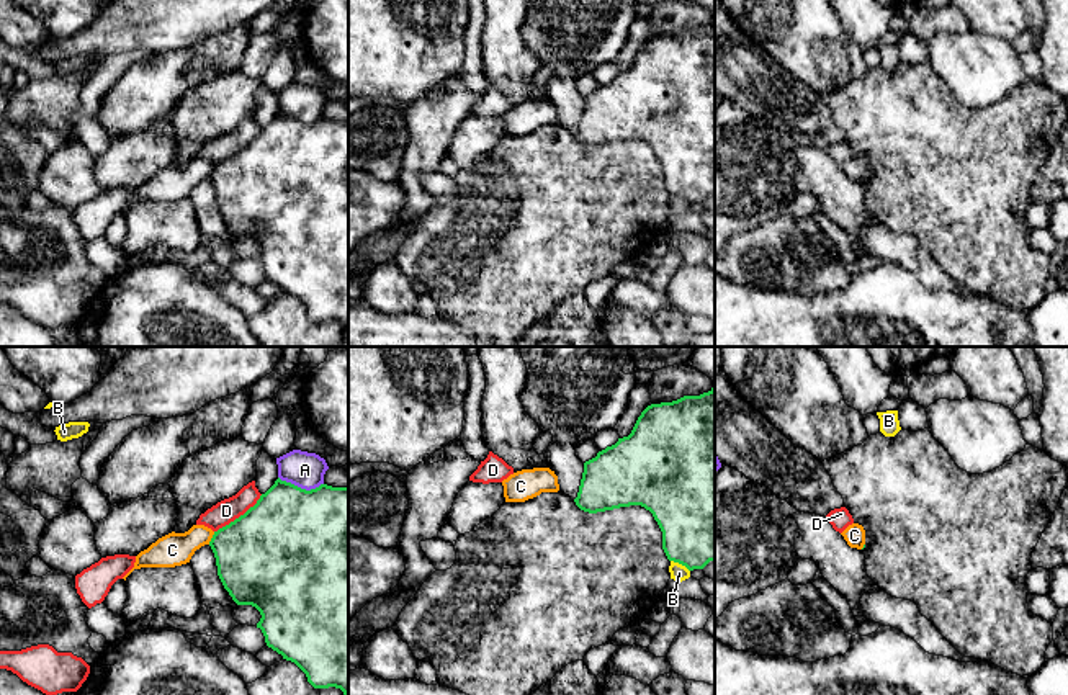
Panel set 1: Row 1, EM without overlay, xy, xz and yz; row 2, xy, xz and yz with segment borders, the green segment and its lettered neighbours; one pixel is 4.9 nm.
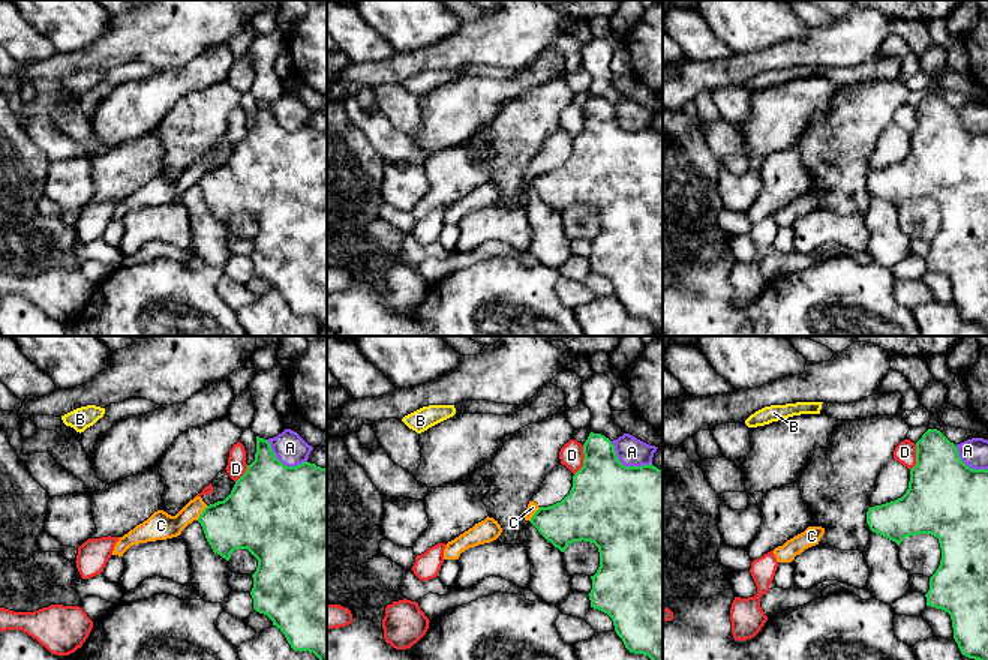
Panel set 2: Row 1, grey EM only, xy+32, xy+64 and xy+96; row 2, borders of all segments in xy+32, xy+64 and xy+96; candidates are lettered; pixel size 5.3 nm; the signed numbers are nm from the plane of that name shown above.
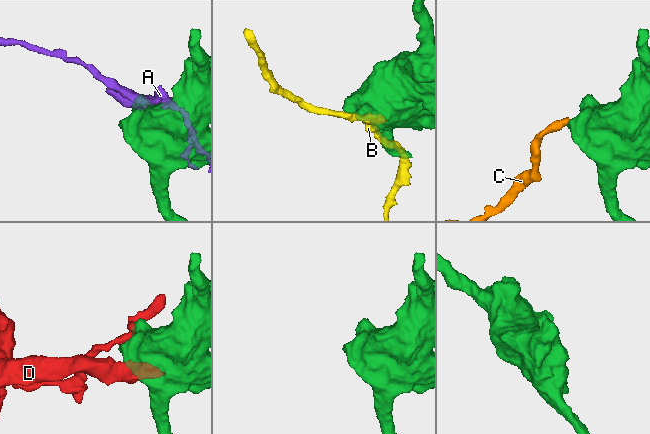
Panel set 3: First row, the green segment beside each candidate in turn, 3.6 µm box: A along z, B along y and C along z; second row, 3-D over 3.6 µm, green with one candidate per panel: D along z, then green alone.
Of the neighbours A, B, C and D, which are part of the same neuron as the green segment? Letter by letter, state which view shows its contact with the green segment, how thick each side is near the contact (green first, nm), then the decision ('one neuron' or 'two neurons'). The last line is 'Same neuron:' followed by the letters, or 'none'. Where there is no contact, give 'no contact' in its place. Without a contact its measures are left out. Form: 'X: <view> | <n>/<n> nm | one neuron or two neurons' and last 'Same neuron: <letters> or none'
A: xy | 500/180 nm | two neurons
B: xz | 420/80 nm | two neurons
C: xy | 420/160 nm | two neurons
D: xy | 500/120 nm | two neurons
Same neuron: none

